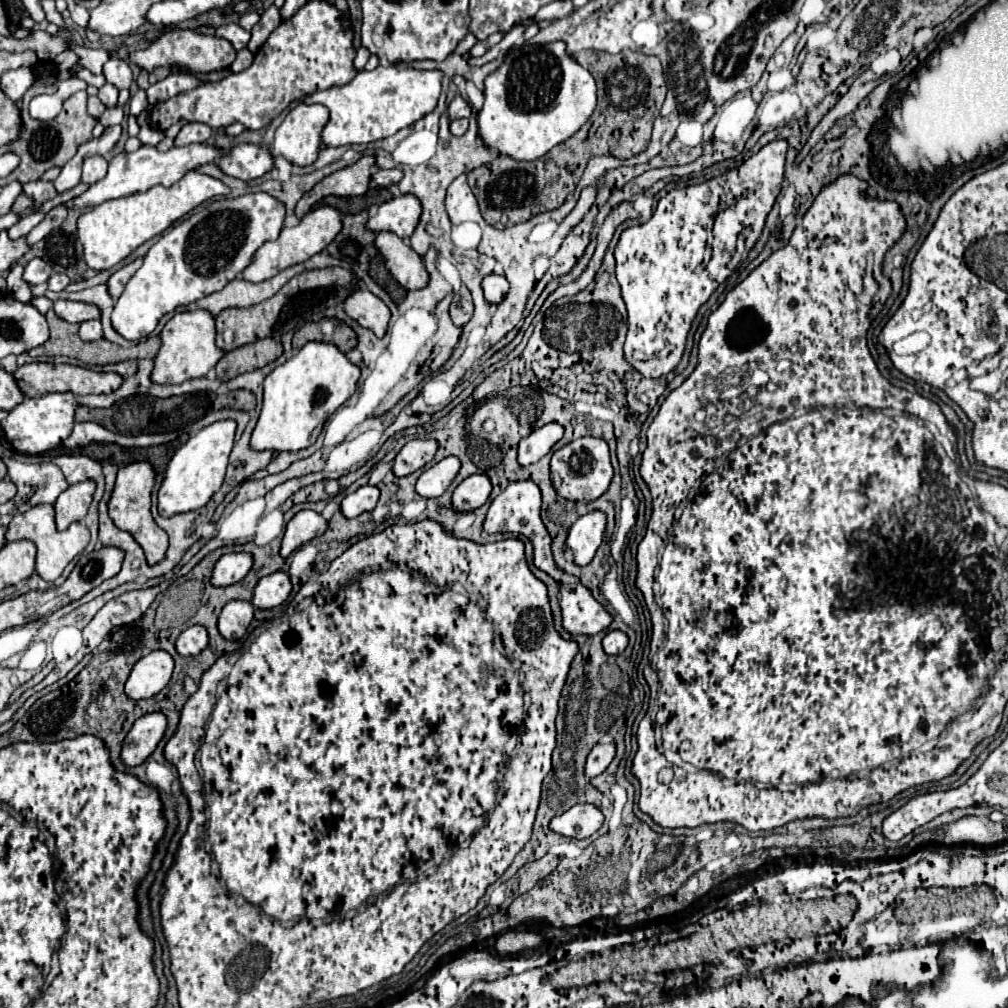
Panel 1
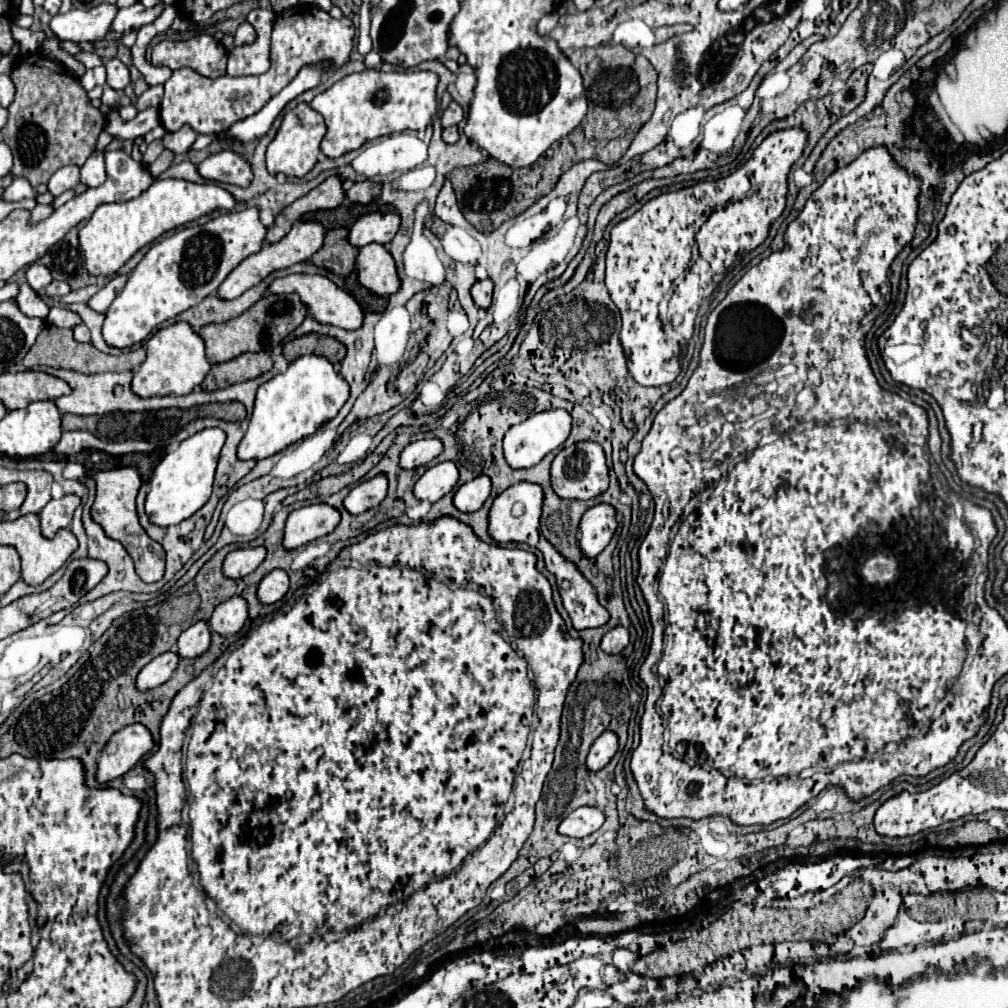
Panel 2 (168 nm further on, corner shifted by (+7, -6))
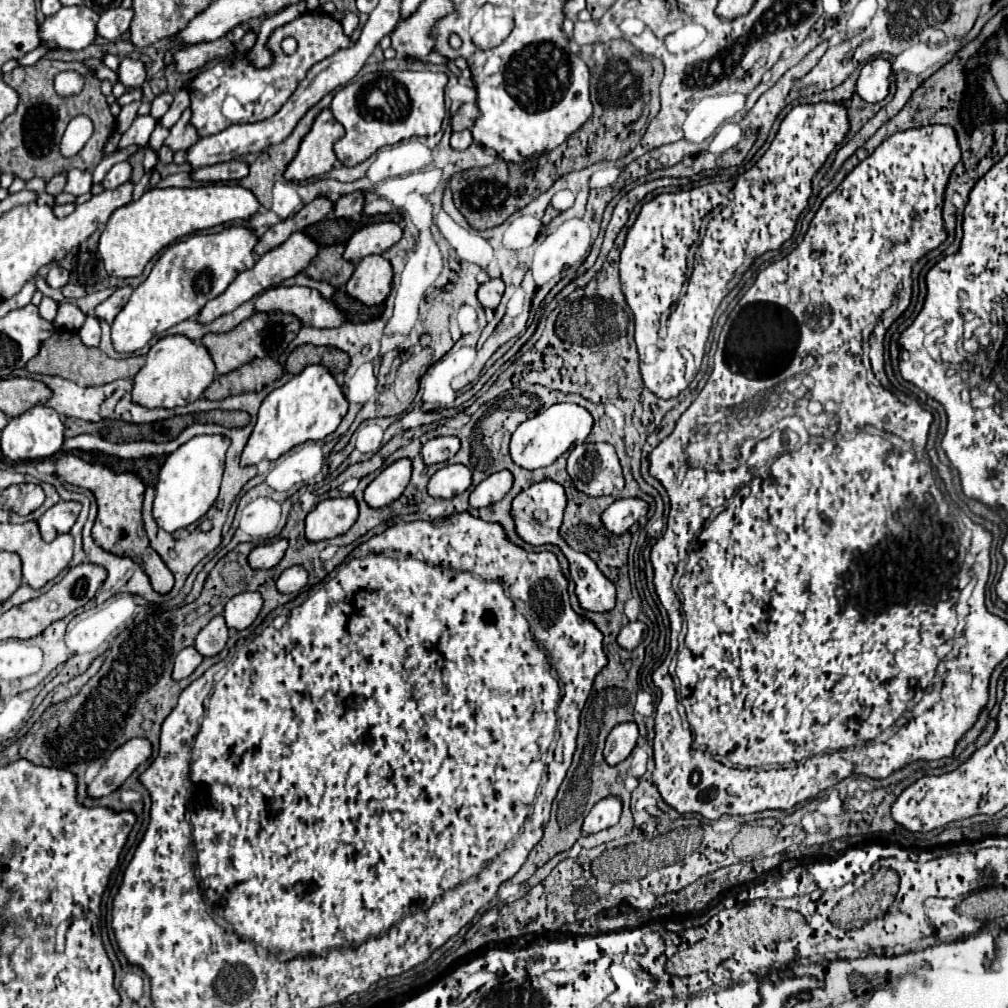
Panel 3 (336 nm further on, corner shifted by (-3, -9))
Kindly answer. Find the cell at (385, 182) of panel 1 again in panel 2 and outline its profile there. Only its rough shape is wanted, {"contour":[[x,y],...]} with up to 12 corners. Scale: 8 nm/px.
{"contour":[[356,182],[346,190],[352,202],[368,204],[382,192],[382,182]]}

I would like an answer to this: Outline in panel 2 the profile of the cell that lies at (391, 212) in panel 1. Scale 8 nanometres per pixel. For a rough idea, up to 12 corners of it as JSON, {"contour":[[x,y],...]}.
{"contour":[[396,212],[364,214],[350,228],[352,246],[388,244],[400,228]]}

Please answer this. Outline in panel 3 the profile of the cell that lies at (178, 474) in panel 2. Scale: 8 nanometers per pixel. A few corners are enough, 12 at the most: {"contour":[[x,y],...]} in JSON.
{"contour":[[198,435],[166,457],[154,519],[178,531],[218,497],[230,439]]}

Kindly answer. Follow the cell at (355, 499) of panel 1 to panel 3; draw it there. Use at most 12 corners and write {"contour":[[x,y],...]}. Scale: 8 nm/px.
{"contour":[[410,459],[394,461],[364,491],[366,503],[388,507],[412,475]]}

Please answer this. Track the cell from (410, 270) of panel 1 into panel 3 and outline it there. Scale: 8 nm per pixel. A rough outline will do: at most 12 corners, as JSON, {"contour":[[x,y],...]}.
{"contour":[[382,255],[360,259],[346,293],[380,305],[392,289]]}

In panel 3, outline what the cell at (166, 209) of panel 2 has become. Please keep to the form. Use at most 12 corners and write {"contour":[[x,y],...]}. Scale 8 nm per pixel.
{"contour":[[240,185],[150,189],[116,209],[98,253],[114,277],[194,231],[250,221]]}

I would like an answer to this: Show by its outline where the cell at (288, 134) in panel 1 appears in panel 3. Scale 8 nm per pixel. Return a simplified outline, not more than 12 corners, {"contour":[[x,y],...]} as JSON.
{"contour":[[330,109],[316,117],[284,177],[304,181],[328,173],[344,127]]}

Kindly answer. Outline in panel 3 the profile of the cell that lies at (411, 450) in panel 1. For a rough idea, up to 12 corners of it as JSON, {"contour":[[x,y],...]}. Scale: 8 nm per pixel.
{"contour":[[436,437],[422,447],[426,465],[444,463],[458,451],[458,437]]}

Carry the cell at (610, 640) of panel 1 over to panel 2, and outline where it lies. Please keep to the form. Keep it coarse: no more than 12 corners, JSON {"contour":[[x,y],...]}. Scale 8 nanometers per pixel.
{"contour":[[622,626],[604,634],[600,648],[618,654],[628,646],[628,630]]}

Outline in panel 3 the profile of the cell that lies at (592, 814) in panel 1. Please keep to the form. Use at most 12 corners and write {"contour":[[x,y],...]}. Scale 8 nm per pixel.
{"contour":[[600,799],[588,813],[586,835],[618,823],[622,799]]}

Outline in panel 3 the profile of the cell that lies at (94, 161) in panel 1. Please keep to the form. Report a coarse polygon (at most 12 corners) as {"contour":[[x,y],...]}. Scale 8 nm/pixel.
{"contour":[[120,161],[104,177],[104,189],[116,189],[132,177],[132,163]]}

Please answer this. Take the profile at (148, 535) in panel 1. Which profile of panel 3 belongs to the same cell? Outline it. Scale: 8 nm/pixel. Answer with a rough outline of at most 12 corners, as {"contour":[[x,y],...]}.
{"contour":[[70,453],[54,463],[63,482],[94,493],[92,539],[134,559],[162,595],[174,577],[142,523],[146,489]]}

